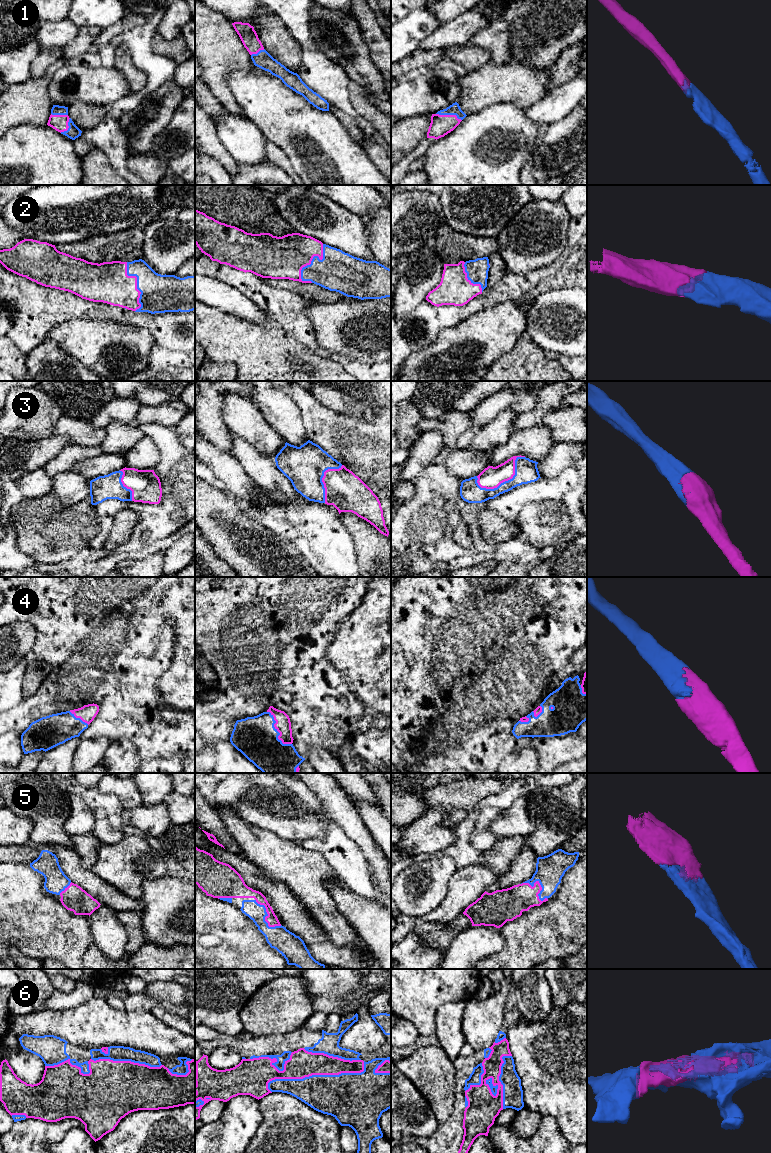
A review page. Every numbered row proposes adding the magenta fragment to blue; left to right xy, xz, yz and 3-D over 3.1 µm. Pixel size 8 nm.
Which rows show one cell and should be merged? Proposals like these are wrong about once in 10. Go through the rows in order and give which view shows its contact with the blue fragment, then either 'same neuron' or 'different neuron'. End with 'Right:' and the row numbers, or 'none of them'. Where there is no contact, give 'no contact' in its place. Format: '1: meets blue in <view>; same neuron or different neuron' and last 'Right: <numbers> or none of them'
1: meets blue in yz; same neuron
2: meets blue in xz; same neuron
3: meets blue in yz; same neuron
4: meets blue in xz; same neuron
5: meets blue in yz; same neuron
6: meets blue in xz; same neuron
Right: 1, 2, 3, 4, 5, 6

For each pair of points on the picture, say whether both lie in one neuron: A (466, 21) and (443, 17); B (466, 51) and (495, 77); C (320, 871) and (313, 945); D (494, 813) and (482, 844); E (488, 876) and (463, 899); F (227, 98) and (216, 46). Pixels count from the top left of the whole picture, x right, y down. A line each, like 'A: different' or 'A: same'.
A: different
B: different
C: different
D: same
E: same
F: same

